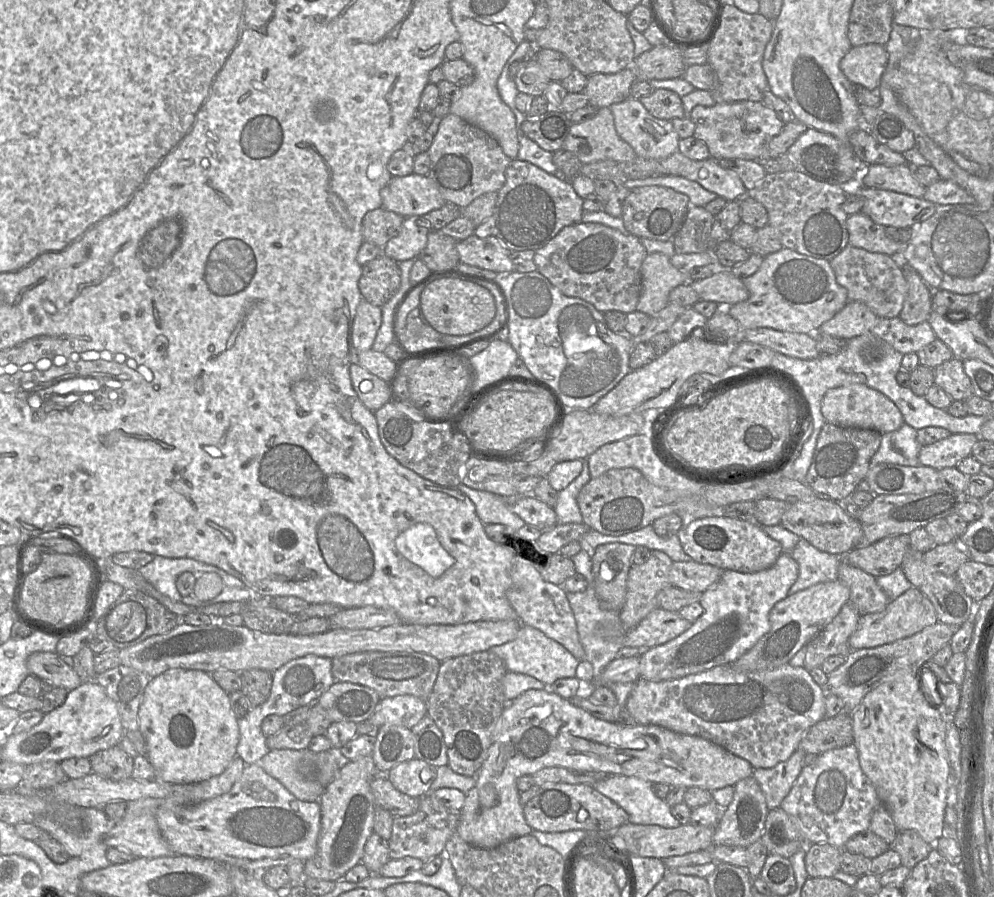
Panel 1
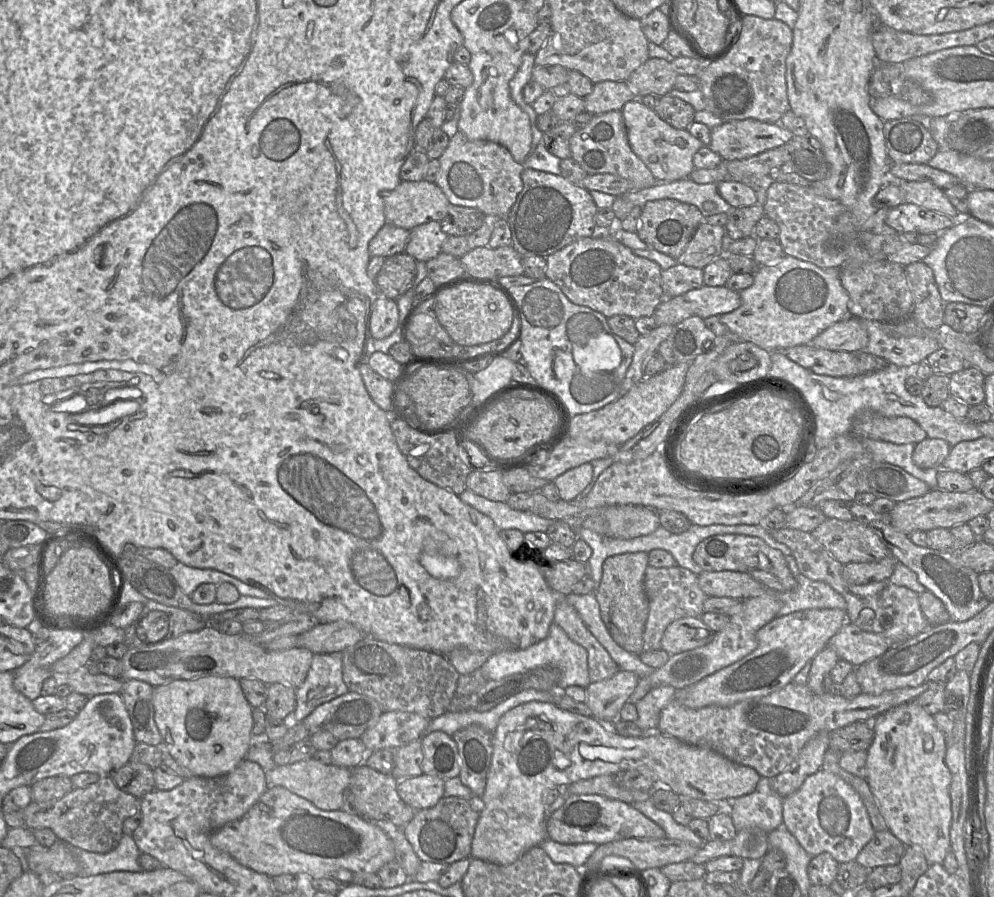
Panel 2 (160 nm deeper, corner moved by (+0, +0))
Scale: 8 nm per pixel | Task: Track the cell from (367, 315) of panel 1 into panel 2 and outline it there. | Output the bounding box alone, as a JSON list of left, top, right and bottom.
[369,296,399,339]

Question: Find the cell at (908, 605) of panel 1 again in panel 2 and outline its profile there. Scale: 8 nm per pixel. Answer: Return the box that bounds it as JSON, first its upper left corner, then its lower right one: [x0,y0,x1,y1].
[829,622,895,667]

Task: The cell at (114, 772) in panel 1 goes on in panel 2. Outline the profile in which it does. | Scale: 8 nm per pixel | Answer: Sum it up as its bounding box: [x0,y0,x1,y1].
[110,760,155,799]

